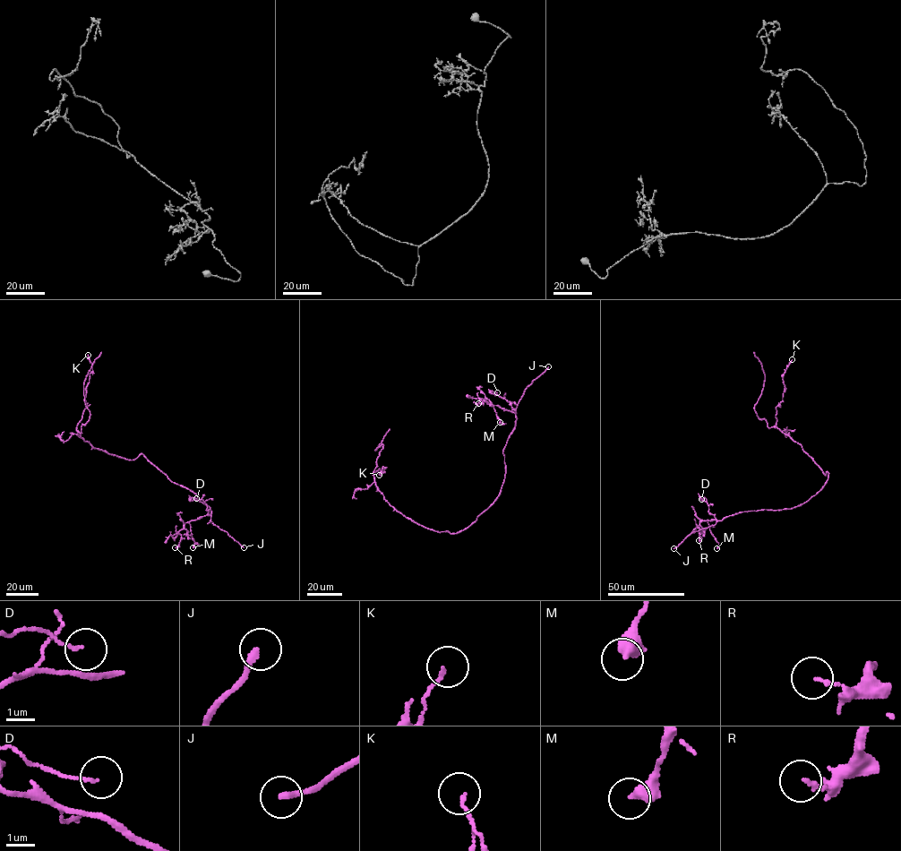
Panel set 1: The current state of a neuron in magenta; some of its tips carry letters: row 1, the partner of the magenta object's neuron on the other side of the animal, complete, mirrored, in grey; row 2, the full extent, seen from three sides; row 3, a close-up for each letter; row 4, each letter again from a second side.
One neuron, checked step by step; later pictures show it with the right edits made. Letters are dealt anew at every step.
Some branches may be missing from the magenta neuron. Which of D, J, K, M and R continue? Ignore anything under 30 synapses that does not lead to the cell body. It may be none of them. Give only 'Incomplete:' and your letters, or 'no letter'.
Incomplete: J

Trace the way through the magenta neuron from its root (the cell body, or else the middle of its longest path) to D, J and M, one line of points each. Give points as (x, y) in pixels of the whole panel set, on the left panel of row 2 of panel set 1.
D: (142, 454), (171, 481), (197, 494), (210, 514), (202, 500), (190, 497), (196, 498)
J: (142, 454), (171, 481), (197, 494), (196, 500), (210, 508), (213, 524), (244, 547)
M: (142, 454), (171, 481), (197, 494), (196, 500), (210, 508), (210, 514), (189, 522), (194, 542), (193, 547)

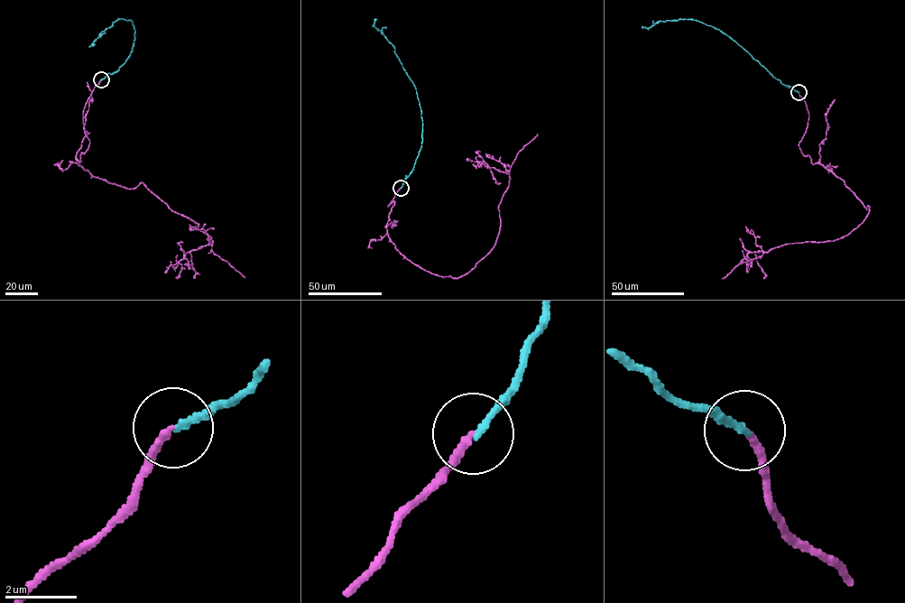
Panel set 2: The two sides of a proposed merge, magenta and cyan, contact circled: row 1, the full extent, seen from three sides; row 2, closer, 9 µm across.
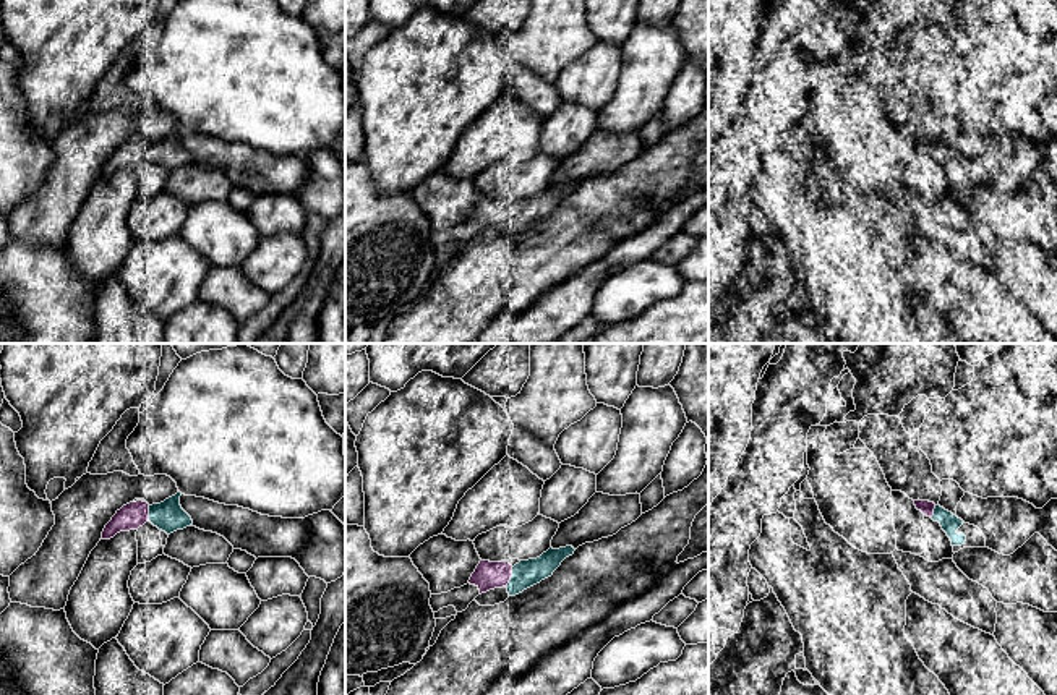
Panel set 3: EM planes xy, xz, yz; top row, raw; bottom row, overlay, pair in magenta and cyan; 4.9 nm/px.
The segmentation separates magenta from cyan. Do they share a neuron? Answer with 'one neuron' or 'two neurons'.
one neuron

